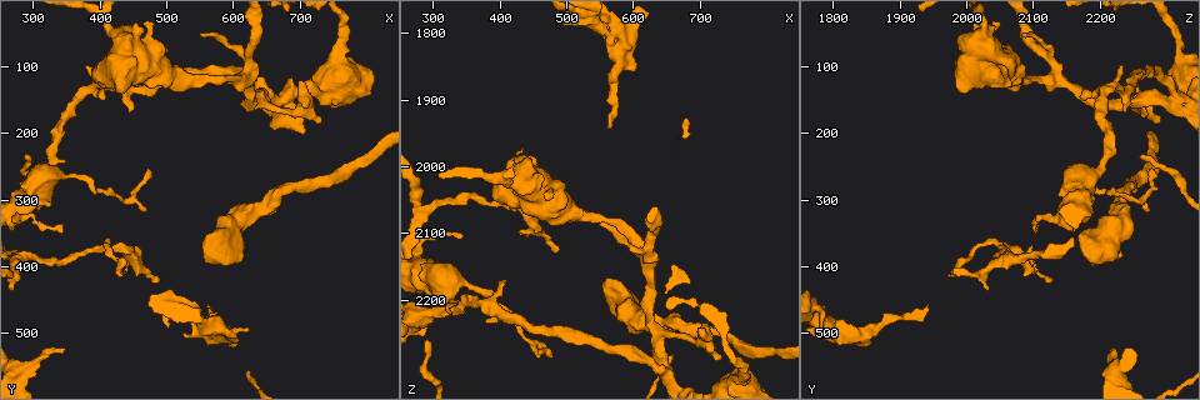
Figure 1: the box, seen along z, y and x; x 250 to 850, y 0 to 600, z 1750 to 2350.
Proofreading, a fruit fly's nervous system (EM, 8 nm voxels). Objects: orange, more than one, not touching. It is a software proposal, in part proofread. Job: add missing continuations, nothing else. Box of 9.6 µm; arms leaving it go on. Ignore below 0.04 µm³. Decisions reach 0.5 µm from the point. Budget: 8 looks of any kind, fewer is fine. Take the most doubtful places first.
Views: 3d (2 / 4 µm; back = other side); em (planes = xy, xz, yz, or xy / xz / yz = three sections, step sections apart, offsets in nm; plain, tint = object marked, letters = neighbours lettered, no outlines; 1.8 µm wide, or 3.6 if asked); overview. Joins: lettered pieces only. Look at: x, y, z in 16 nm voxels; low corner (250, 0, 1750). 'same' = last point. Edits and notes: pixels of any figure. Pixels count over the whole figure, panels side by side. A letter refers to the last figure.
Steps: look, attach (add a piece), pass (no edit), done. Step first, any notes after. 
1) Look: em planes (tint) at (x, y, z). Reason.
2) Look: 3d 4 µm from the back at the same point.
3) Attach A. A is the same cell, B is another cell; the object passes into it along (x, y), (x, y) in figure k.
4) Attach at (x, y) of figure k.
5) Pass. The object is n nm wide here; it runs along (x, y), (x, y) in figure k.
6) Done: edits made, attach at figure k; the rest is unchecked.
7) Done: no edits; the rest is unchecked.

Look: 3d 2 µm from the back at (345, 520, 2210). Tapers out.

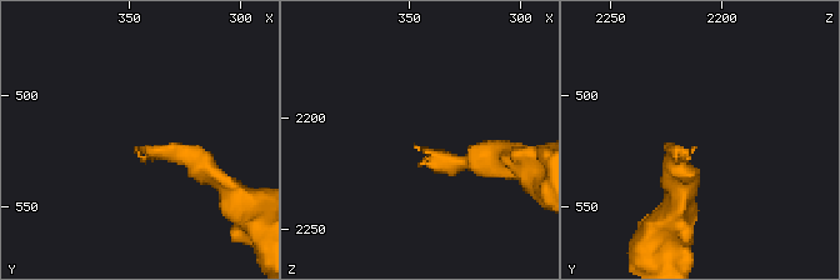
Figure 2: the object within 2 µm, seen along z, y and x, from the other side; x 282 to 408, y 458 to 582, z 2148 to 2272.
Look: em xz step 8 (letters) at (348, 523, 2213).

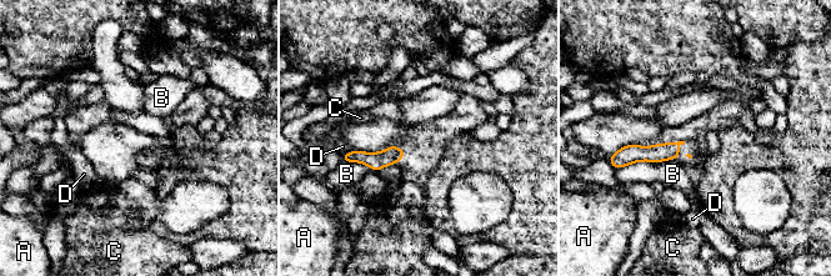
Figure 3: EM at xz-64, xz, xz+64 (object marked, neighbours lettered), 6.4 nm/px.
Look: em planes (letters) at the same point. Cut it another way.

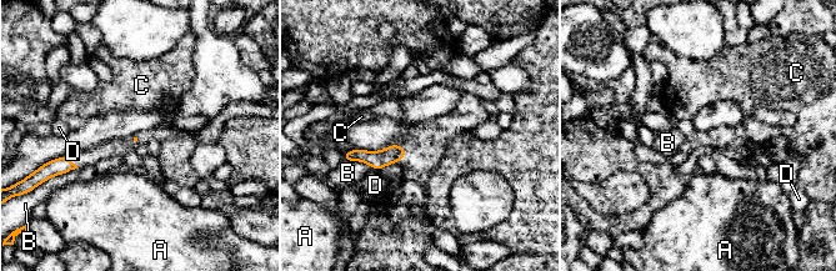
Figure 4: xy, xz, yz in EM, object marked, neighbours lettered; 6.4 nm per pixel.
Pass. A, B, C and D are other cells; a border runs along (344, 160), (360, 160), (373, 167) in figure 4; none of them fits.

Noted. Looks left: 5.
Look: em planes (letters) at (565, 455, 1945). Thin end.

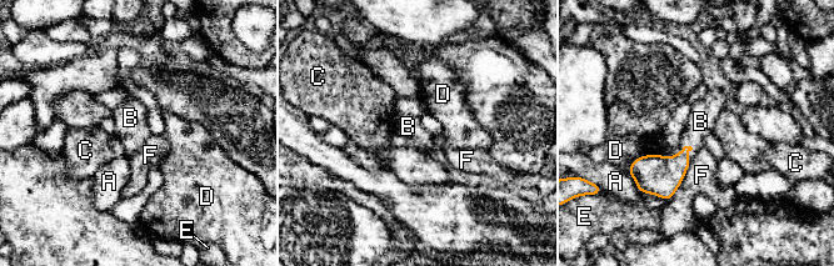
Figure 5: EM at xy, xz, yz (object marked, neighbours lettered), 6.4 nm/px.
Attach B. The longest contact is with A, 340 nm; B is the same cell, A, C, D, E and F are other cells; the object passes into it along (662, 176), (684, 146), (700, 121) in figure 5; the cell continues.

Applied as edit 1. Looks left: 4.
Look: 3d 2 µm at (645, 145, 2310). Branch point.

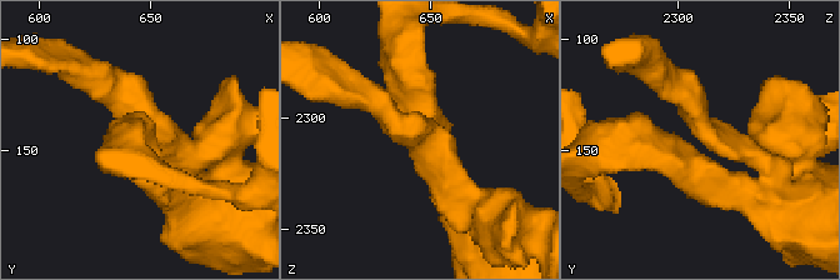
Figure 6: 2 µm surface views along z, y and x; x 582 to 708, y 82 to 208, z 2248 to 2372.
Look: em planes (letters) at (649, 146, 2313). 3 arms meet here; the arms are 220, 240, 340 nm wide.

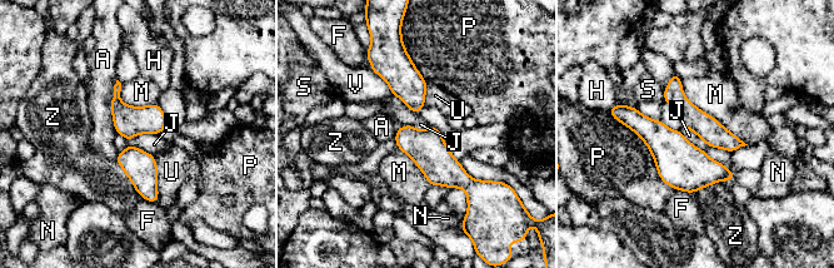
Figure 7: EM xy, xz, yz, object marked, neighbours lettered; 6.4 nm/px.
Pass. The object is 160 nm wide here; the longest contact is with P, 600 nm; A, F, H, J, M, N, P, S, U, V and Z are other cells; no lettered piece goes on from it.

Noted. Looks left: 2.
Done: edits made, attach at figure 5; the rest is unchecked.

